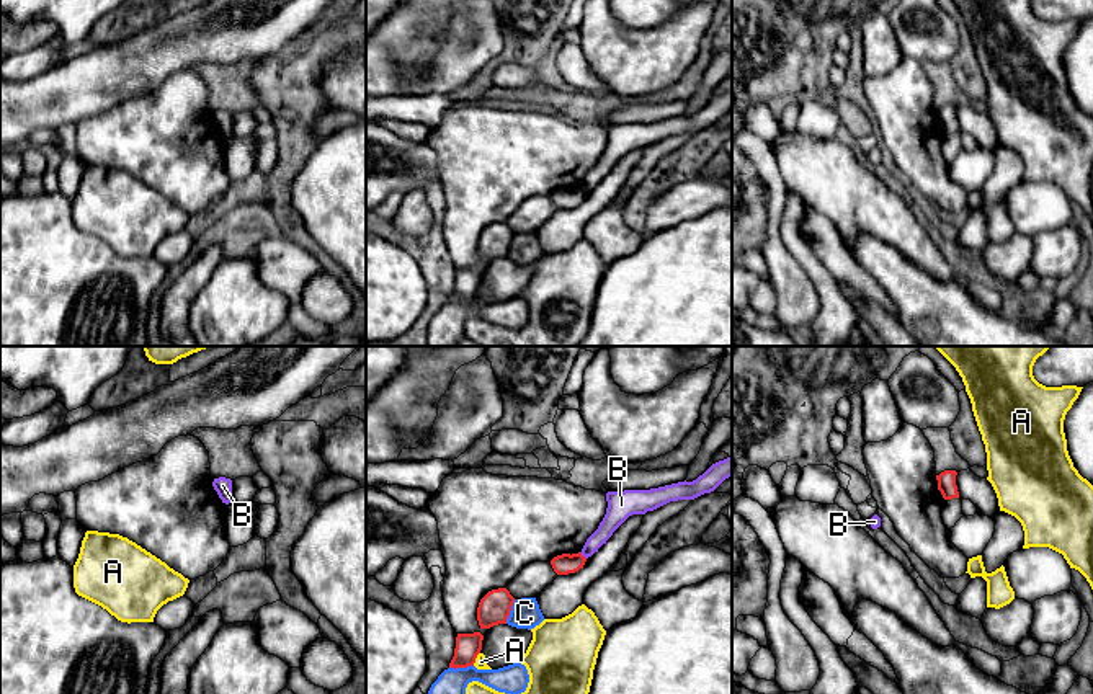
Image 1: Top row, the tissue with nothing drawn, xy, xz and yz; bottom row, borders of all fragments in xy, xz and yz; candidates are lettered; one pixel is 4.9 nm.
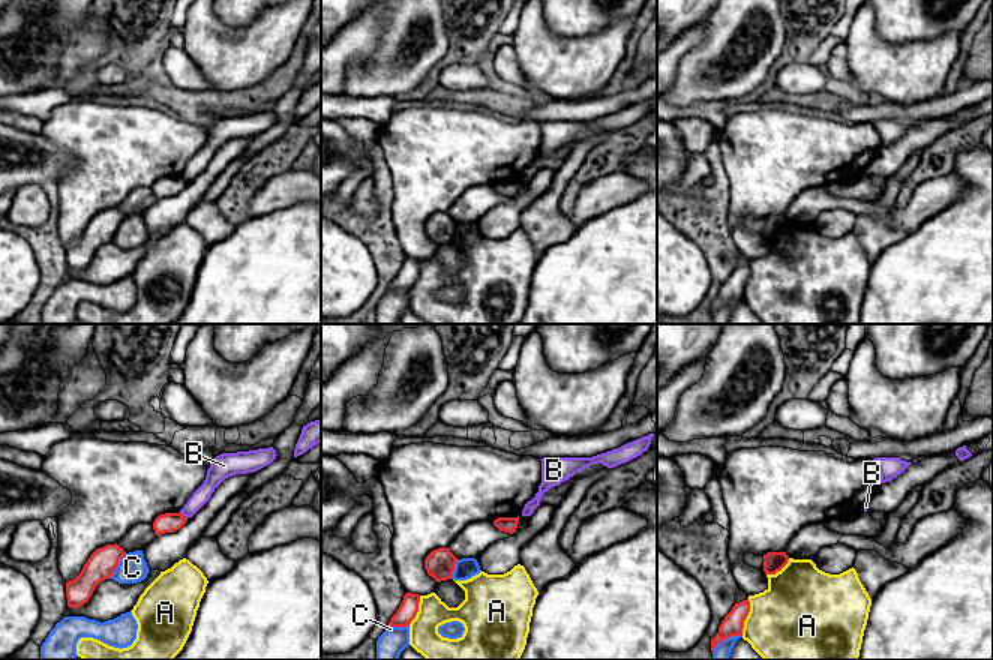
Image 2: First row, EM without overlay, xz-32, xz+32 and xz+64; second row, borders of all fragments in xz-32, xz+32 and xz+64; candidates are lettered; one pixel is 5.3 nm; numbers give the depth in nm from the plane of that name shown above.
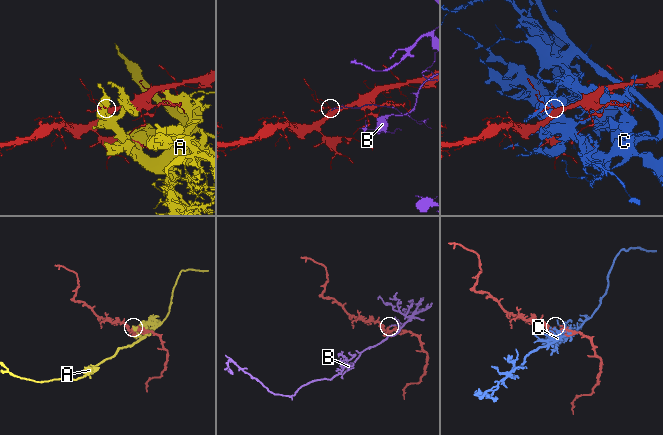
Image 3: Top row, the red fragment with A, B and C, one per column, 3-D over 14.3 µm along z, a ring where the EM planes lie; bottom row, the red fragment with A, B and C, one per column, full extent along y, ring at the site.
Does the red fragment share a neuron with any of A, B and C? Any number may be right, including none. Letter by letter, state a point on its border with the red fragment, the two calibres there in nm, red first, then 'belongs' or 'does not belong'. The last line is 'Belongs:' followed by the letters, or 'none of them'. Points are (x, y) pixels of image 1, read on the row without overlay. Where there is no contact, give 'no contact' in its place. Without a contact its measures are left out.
A: xz (476, 291) | 130/60 nm | does not belong
B: xz (582, 190) | 100/100 nm | does not belong
C: xz (510, 244) | 160/150 nm | does not belong
Belongs: none of them

